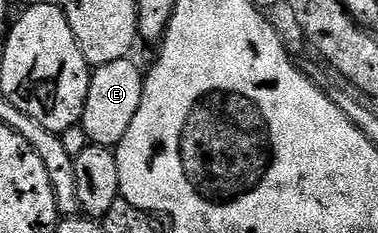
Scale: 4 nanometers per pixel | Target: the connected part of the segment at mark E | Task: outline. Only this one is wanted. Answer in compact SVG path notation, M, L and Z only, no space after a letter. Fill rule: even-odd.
M126 57L113 60L113 64L94 67L81 123L88 143L114 148L119 145L125 132L129 132L129 124L133 124L133 116L137 116L137 108L141 108L145 81L144 71L139 71L138 64L131 61L130 57Z

